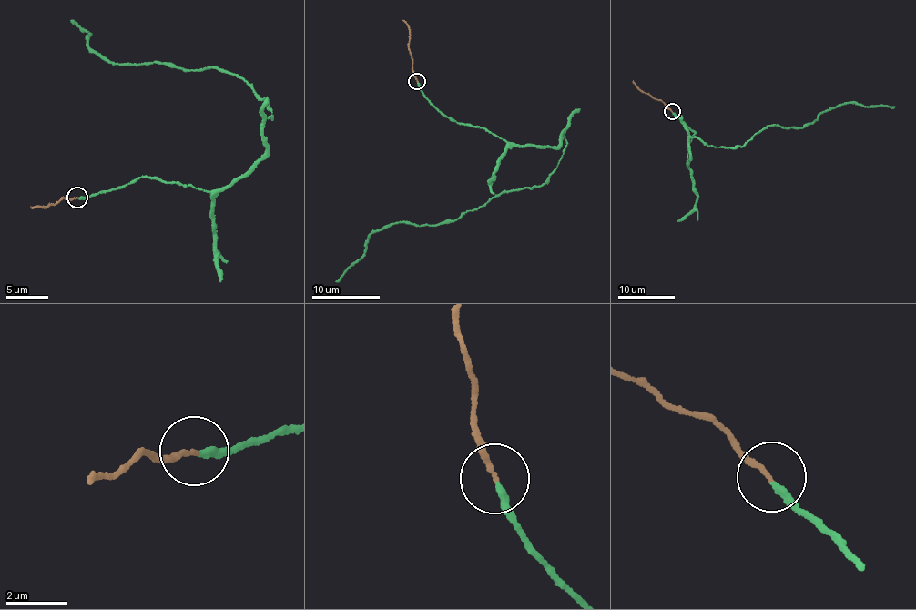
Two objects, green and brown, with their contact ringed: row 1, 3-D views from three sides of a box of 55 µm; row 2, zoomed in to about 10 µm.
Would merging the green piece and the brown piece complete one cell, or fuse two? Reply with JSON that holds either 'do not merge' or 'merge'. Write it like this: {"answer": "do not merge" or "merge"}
{"answer": "merge"}

